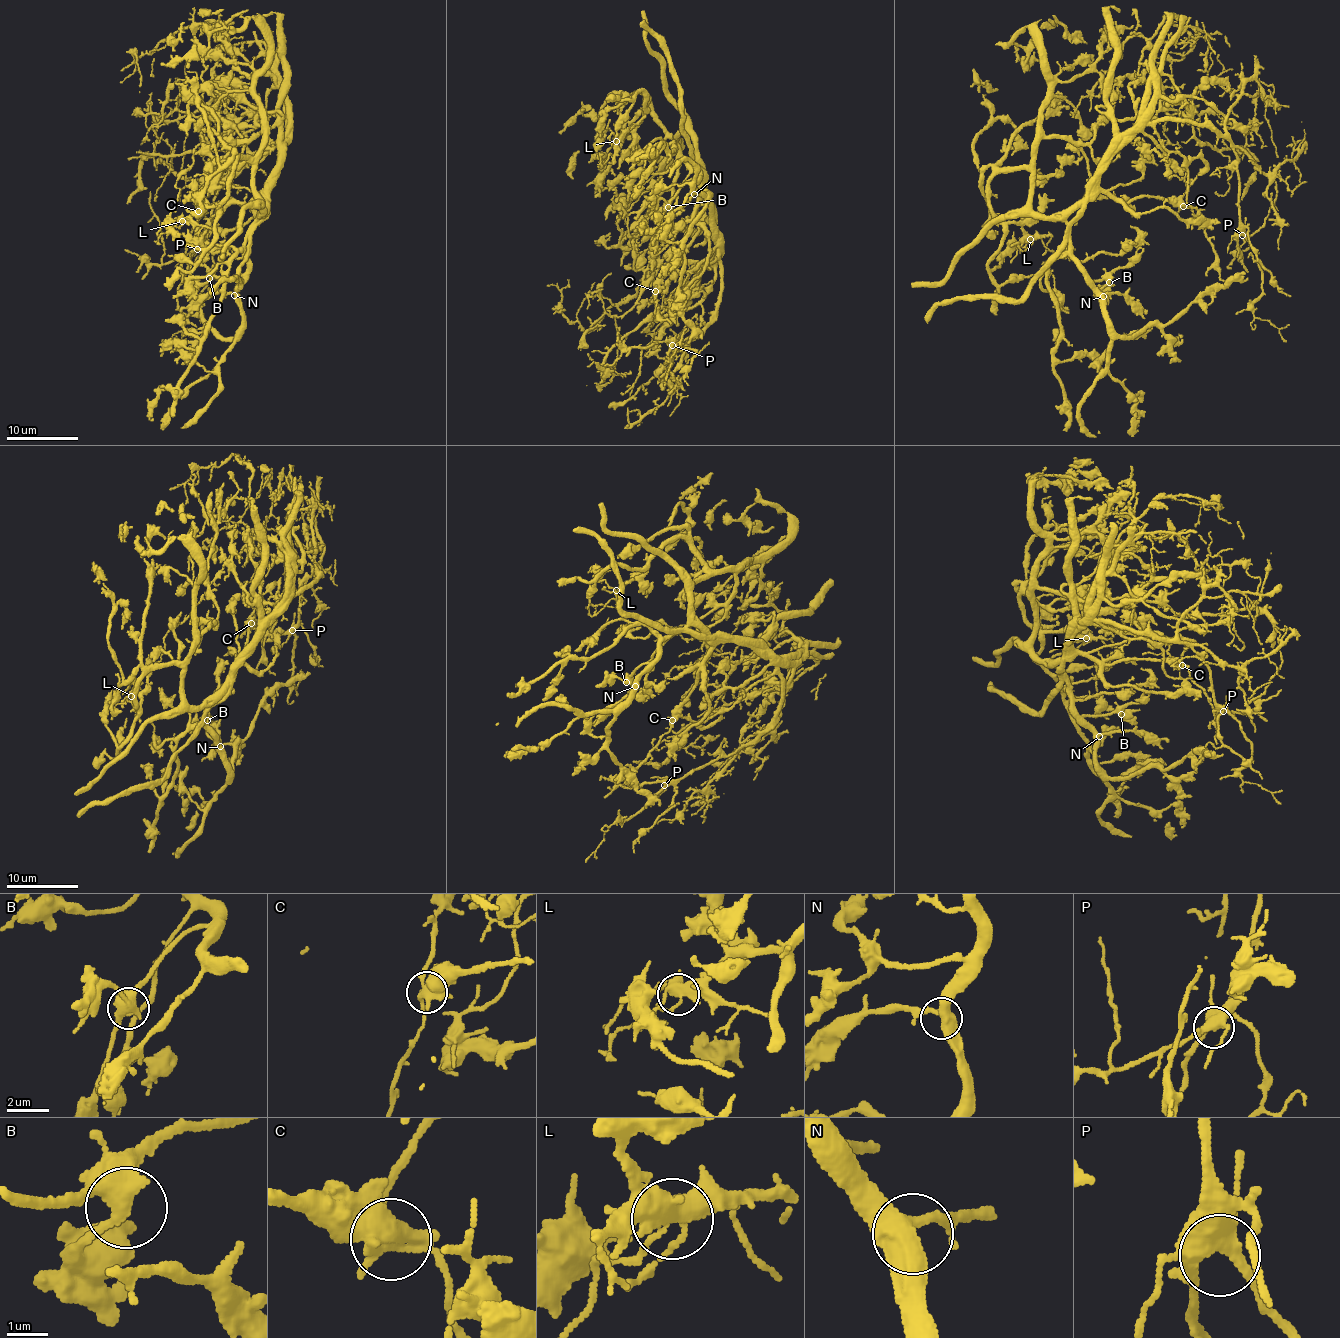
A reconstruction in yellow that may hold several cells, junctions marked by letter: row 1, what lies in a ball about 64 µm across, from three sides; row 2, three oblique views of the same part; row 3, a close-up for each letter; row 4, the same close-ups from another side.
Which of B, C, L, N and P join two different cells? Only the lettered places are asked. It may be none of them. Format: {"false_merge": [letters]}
{"false_merge": ["C"]}

